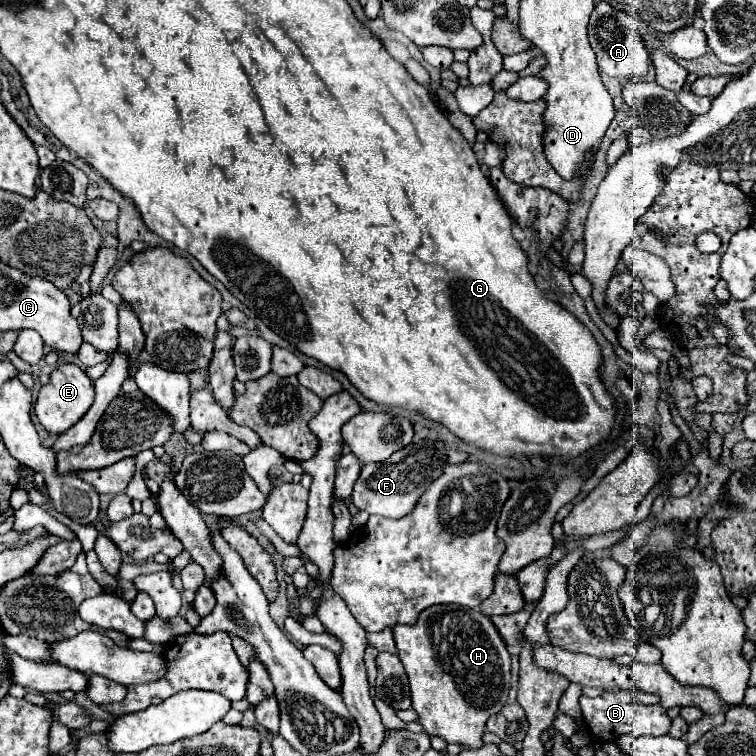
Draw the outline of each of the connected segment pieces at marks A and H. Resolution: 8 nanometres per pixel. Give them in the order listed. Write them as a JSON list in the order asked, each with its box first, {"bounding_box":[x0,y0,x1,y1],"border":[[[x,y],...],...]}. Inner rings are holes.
[{"bounding_box":[588,1,650,79],"border":[[[600,1],[596,5],[596,9],[590,15],[590,25],[588,25],[588,37],[590,37],[590,45],[592,51],[596,53],[596,61],[598,61],[598,71],[602,75],[608,77],[616,77],[616,79],[644,79],[650,71],[650,57],[648,51],[644,47],[642,35],[638,33],[634,19],[628,13],[616,11],[612,9],[608,3]]]},{"bounding_box":[394,605,510,749],"border":[[[434,605],[420,613],[416,625],[396,625],[394,641],[410,681],[412,709],[418,713],[418,723],[424,727],[424,733],[442,737],[448,745],[458,743],[464,749],[480,749],[486,721],[506,705],[510,689],[510,655],[502,637],[496,633],[496,625],[478,609]]]}]

